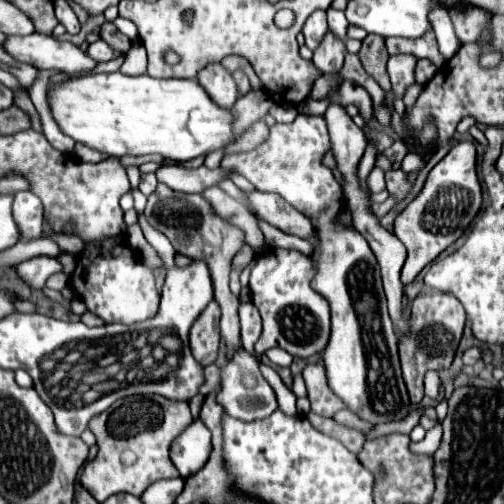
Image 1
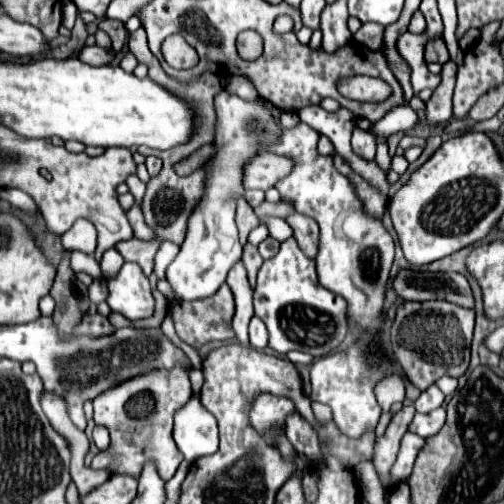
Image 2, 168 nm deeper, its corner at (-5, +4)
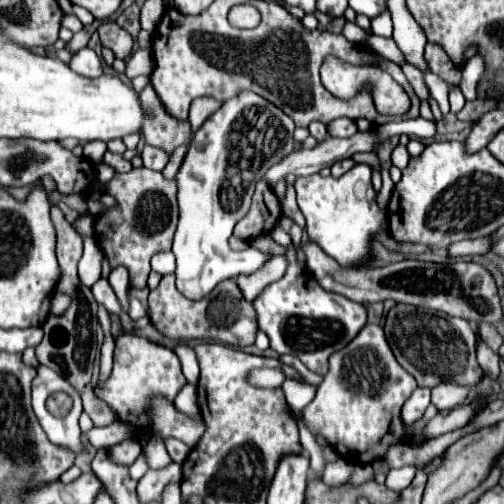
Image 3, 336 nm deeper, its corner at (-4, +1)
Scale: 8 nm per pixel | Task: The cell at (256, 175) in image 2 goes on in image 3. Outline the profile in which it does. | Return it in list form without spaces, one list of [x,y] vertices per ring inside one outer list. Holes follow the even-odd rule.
[[[374,131],[368,133],[356,133],[348,139],[336,139],[328,137],[320,145],[308,149],[308,151],[292,151],[286,155],[280,163],[272,165],[266,171],[266,183],[274,189],[282,177],[296,175],[296,177],[308,177],[318,173],[324,167],[332,167],[336,161],[348,159],[354,153],[362,151],[372,151],[376,145],[376,135]]]

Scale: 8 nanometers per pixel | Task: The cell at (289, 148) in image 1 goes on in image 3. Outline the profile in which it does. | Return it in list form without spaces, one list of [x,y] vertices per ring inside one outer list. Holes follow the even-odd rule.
[[[358,163],[358,165],[354,165],[348,173],[344,173],[340,179],[334,179],[334,177],[322,177],[322,175],[298,177],[298,179],[294,181],[294,189],[296,189],[296,195],[298,195],[298,207],[300,207],[300,211],[302,211],[302,213],[304,213],[304,217],[306,217],[306,233],[308,233],[308,237],[310,237],[310,239],[314,239],[314,241],[324,249],[324,253],[326,253],[326,255],[330,255],[330,257],[332,257],[332,259],[334,259],[342,269],[350,269],[350,267],[364,267],[364,265],[368,265],[368,263],[370,263],[370,259],[372,259],[372,241],[374,241],[380,233],[386,233],[386,231],[388,231],[388,227],[386,227],[386,211],[378,207],[378,203],[376,203],[376,191],[372,189],[372,183],[370,183],[370,165]]]

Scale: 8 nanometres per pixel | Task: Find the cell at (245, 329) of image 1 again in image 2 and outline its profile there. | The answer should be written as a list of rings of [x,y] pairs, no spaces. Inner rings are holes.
[[[255,316],[249,324],[249,342],[251,342],[253,348],[263,350],[267,346],[267,340],[269,340],[269,334],[267,334],[265,324]]]

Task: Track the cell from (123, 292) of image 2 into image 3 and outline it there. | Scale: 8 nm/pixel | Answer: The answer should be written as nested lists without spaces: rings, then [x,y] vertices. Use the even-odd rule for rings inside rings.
[[[128,293],[128,301],[130,301],[130,305],[128,305],[128,315],[130,315],[130,319],[140,319],[140,317],[144,317],[144,315],[146,315],[146,311],[144,311],[142,303],[140,303],[134,295],[130,295],[130,293]]]

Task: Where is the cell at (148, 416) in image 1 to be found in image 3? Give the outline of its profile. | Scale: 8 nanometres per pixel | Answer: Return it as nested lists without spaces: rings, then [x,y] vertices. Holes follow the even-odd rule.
[[[120,335],[116,339],[112,375],[102,387],[96,389],[96,397],[100,401],[108,403],[110,409],[116,413],[116,417],[122,423],[132,427],[134,439],[144,439],[144,437],[154,435],[154,431],[152,431],[154,423],[152,423],[152,415],[150,415],[152,401],[156,397],[174,401],[184,385],[186,385],[186,379],[180,369],[180,359],[172,349],[154,345],[142,337]]]

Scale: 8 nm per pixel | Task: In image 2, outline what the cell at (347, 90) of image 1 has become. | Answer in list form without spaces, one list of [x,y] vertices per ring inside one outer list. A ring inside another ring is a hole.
[[[377,138],[377,150],[375,155],[375,162],[385,172],[391,169],[391,156],[387,154],[387,142]]]

